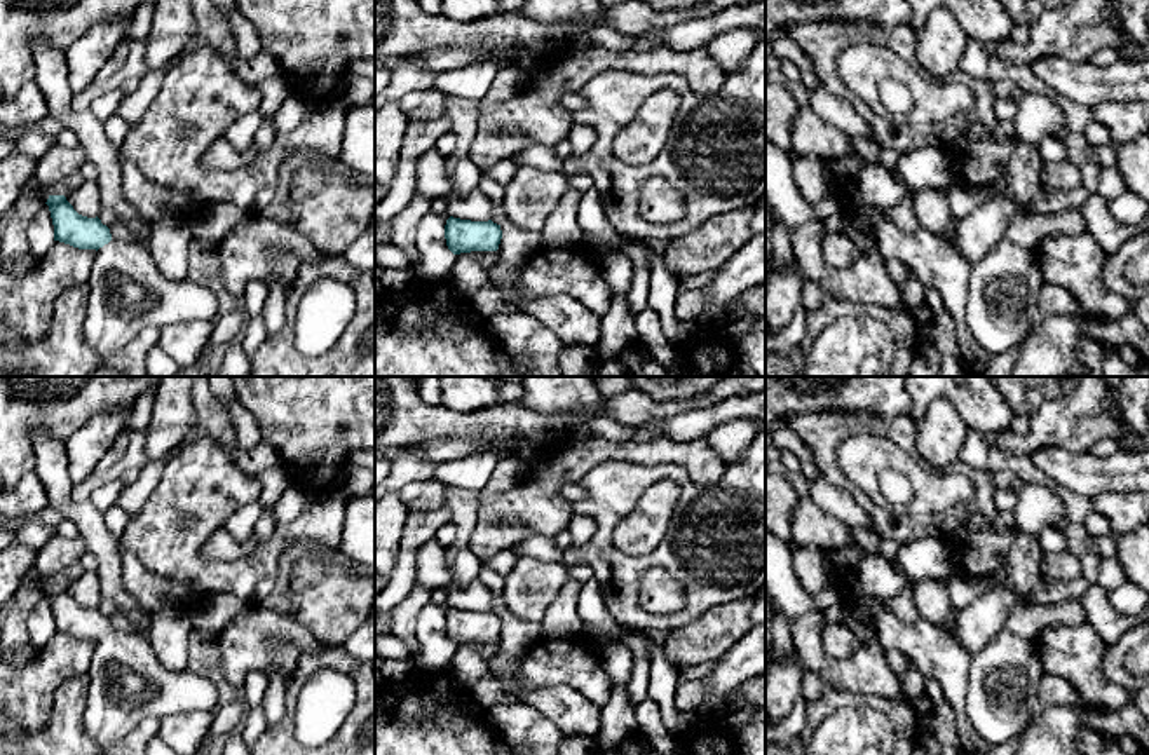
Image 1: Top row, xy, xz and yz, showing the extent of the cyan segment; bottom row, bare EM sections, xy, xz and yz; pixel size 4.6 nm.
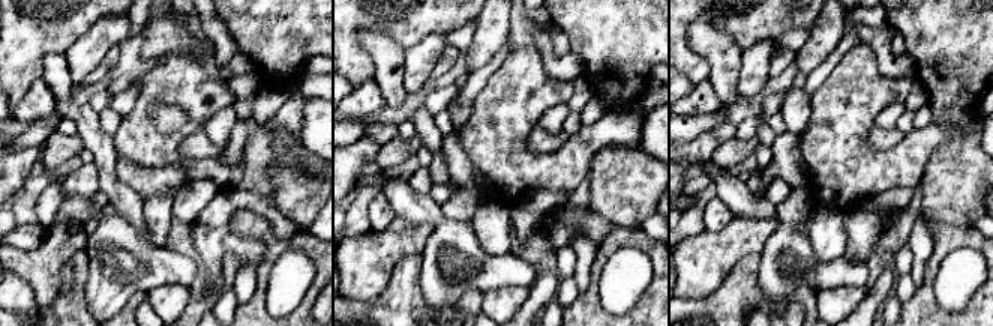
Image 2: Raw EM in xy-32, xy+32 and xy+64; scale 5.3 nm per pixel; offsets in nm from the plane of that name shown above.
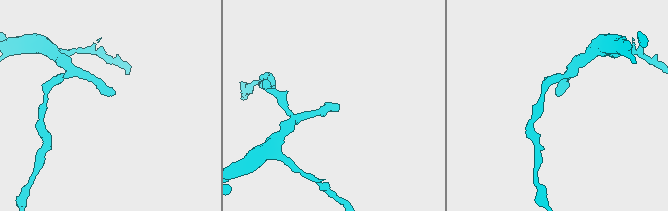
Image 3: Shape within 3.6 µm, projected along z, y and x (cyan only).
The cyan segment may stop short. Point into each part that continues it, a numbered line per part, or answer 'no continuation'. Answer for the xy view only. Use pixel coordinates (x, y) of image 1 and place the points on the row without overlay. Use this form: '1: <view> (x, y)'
1: xy (128, 684)

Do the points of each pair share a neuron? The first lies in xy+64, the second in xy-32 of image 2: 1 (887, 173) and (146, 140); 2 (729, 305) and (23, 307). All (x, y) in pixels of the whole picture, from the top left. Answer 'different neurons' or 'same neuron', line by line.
1: same neuron
2: different neurons

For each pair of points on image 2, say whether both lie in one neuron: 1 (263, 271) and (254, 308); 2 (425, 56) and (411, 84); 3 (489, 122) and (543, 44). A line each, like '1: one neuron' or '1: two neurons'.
1: one neuron
2: one neuron
3: two neurons

